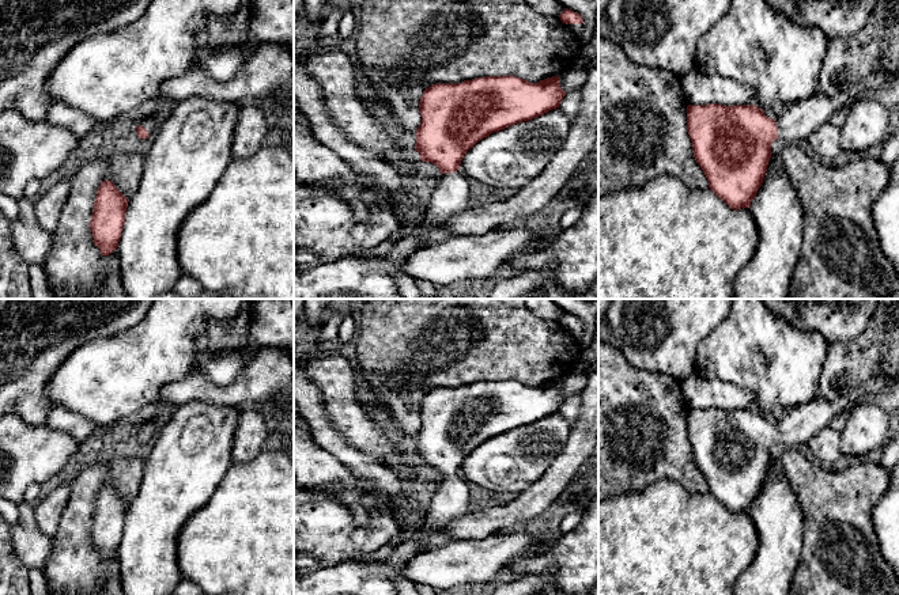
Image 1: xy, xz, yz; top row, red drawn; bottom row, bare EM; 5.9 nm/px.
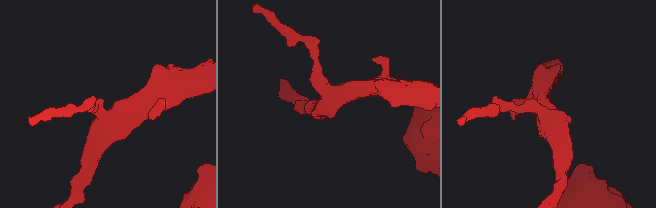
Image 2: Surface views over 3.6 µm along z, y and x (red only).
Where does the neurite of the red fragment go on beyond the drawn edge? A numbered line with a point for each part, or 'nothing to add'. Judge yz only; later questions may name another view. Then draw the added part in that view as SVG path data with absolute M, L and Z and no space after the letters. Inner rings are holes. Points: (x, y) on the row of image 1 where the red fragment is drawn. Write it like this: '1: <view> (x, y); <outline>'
1: yz (799, 121); M879 71L834 98L816 92L807 99L786 106L774 118L778 137L790 143L808 139L820 126L828 124L841 107L851 107L860 99L869 96L872 91L880 90L887 84L895 86L898 76L896 73Z

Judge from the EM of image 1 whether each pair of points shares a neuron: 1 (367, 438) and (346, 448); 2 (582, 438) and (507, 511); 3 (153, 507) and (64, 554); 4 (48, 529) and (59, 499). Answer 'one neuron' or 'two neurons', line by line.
1: two neurons
2: one neuron
3: two neurons
4: one neuron

